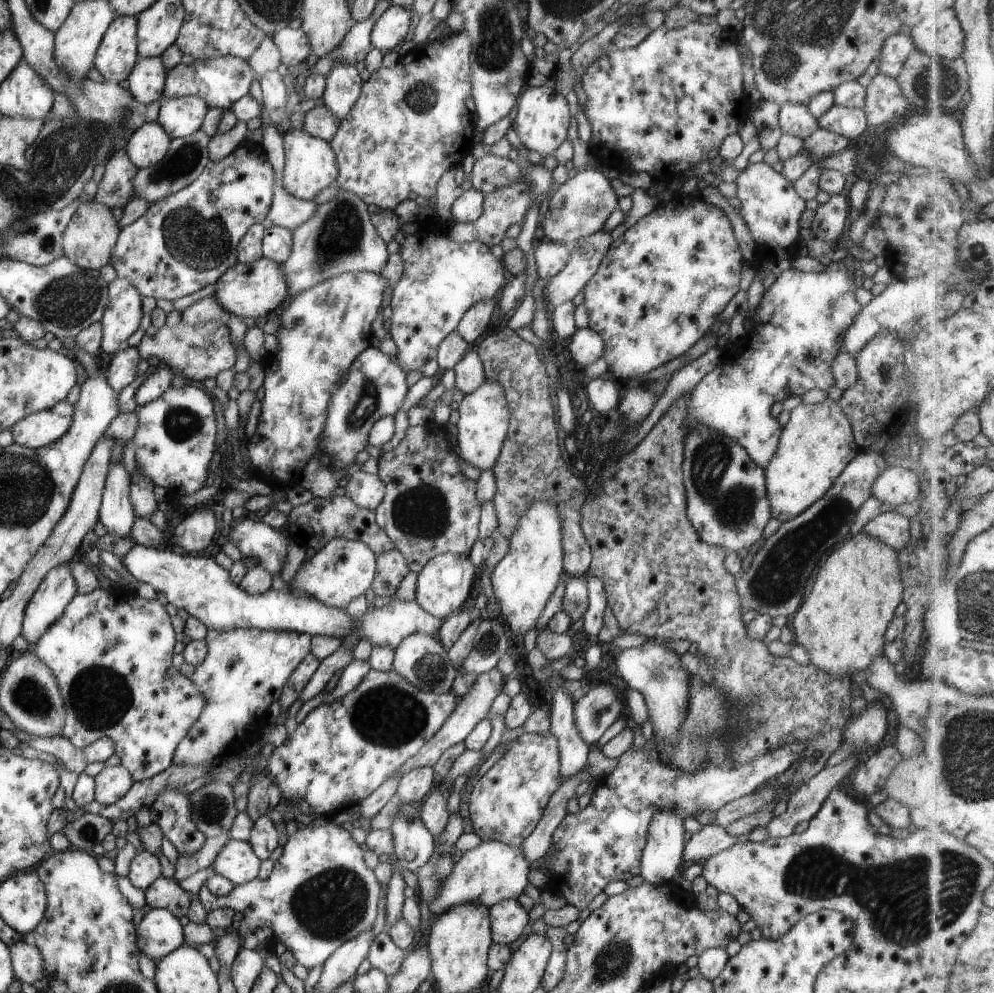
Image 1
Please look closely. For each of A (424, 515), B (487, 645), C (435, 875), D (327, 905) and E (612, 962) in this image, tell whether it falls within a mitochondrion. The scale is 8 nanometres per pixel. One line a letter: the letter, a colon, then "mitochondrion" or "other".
A: mitochondrion
B: mitochondrion
C: mitochondrion
D: mitochondrion
E: mitochondrion

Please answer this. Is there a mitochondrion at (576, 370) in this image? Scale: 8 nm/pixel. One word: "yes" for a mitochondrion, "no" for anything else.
no

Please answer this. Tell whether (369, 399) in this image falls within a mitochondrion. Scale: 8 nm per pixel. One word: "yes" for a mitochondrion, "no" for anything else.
yes

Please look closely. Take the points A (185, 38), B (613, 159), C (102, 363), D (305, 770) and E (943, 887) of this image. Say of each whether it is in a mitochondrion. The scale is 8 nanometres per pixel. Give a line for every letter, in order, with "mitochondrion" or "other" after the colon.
A: other
B: other
C: other
D: other
E: mitochondrion

